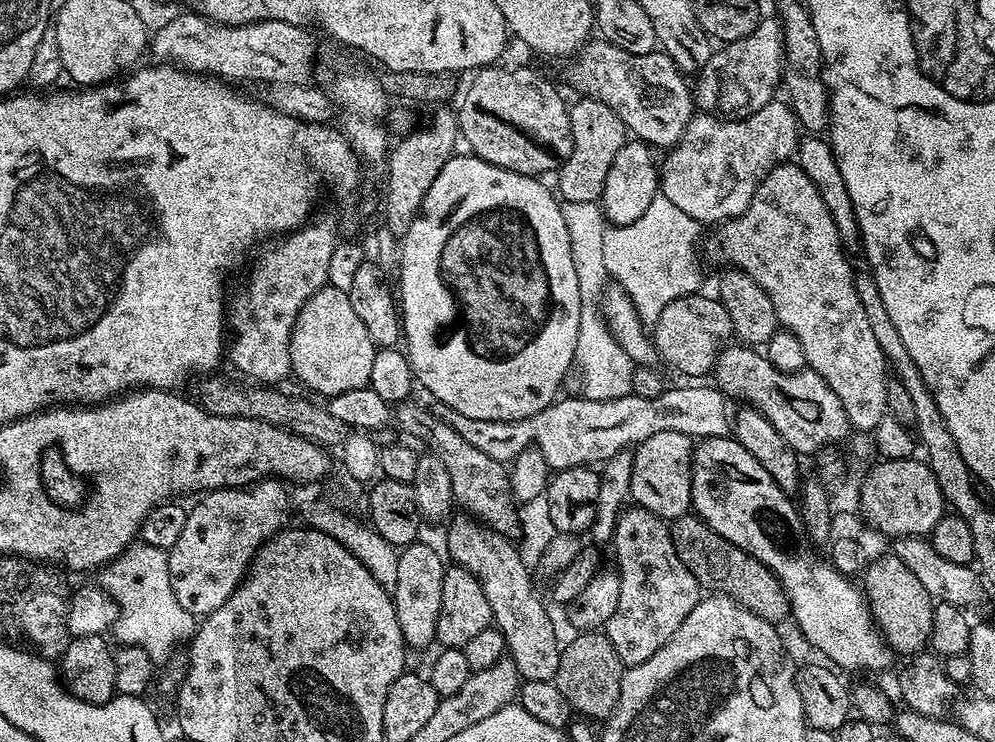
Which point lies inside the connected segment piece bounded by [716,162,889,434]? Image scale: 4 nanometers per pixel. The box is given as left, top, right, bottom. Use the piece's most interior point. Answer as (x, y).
(785, 240)

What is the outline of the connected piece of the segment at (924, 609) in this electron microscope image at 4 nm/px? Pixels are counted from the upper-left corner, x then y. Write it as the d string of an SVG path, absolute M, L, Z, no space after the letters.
M885 554L869 563L864 569L862 591L868 601L872 623L880 629L885 644L893 653L901 652L904 658L925 651L929 643L934 622L934 601L932 595L918 582L916 575L902 562L902 558Z

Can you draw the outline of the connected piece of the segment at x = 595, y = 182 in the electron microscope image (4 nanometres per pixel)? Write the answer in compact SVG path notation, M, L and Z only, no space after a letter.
M580 98L577 101L576 105L573 103L568 109L572 153L558 169L558 196L563 202L597 202L606 184L606 174L610 174L610 166L614 166L618 150L622 150L626 142L626 129L618 114L610 110L610 106L591 98Z

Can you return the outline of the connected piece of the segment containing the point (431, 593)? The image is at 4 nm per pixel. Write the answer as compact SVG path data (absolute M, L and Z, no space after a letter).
M423 542L409 544L399 549L398 553L398 584L390 594L394 610L398 614L398 626L402 626L402 638L409 649L426 649L437 641L436 631L438 614L442 610L442 582L446 560Z

